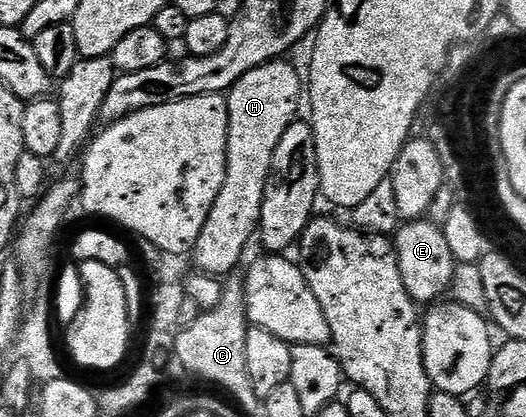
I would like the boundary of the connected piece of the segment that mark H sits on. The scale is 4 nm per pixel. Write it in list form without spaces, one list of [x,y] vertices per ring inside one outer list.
[[[283,58],[270,60],[268,64],[249,70],[226,93],[229,124],[225,182],[199,231],[197,242],[191,246],[191,264],[196,271],[220,278],[230,275],[229,272],[240,262],[245,246],[258,231],[273,150],[280,144],[288,126],[294,123],[299,95],[305,92],[298,70],[287,62]]]

